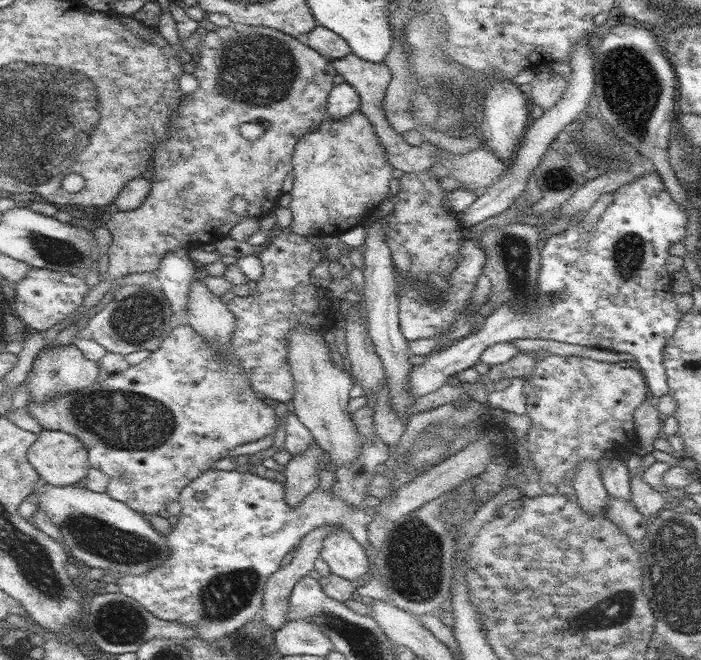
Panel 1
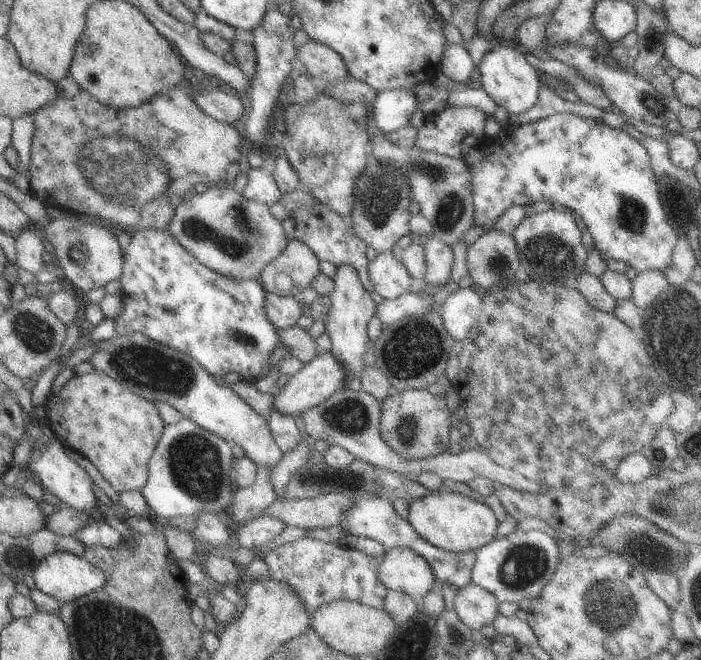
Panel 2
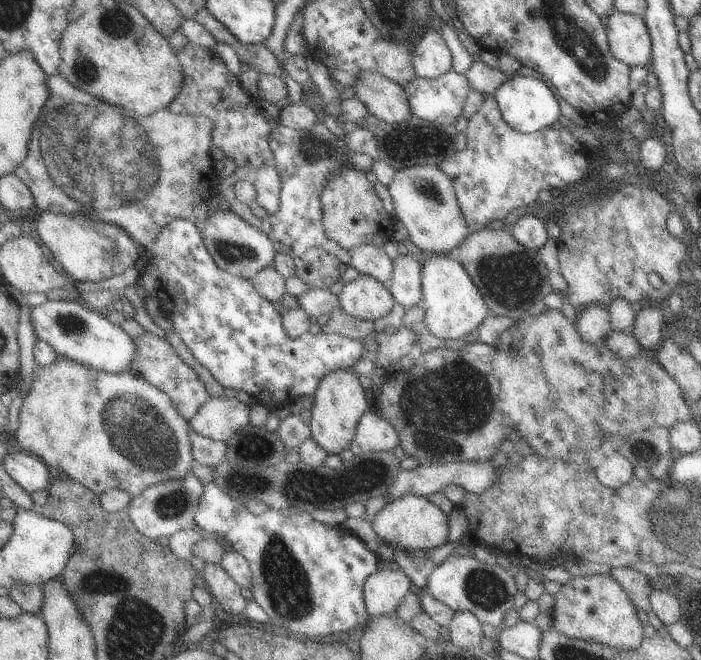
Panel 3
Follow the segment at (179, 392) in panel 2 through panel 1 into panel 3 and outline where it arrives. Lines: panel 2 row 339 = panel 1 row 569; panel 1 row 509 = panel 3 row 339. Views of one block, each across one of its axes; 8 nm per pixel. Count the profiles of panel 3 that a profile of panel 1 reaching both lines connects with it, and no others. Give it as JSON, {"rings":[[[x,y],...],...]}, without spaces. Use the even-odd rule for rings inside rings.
{"rings":[[[50,300],[44,304],[33,307],[32,323],[37,338],[48,342],[58,355],[64,358],[96,368],[96,370],[105,370],[112,374],[120,372],[133,372],[132,362],[136,362],[136,342],[123,328],[111,322],[105,311],[97,312],[86,304],[80,304],[72,301]]]}

